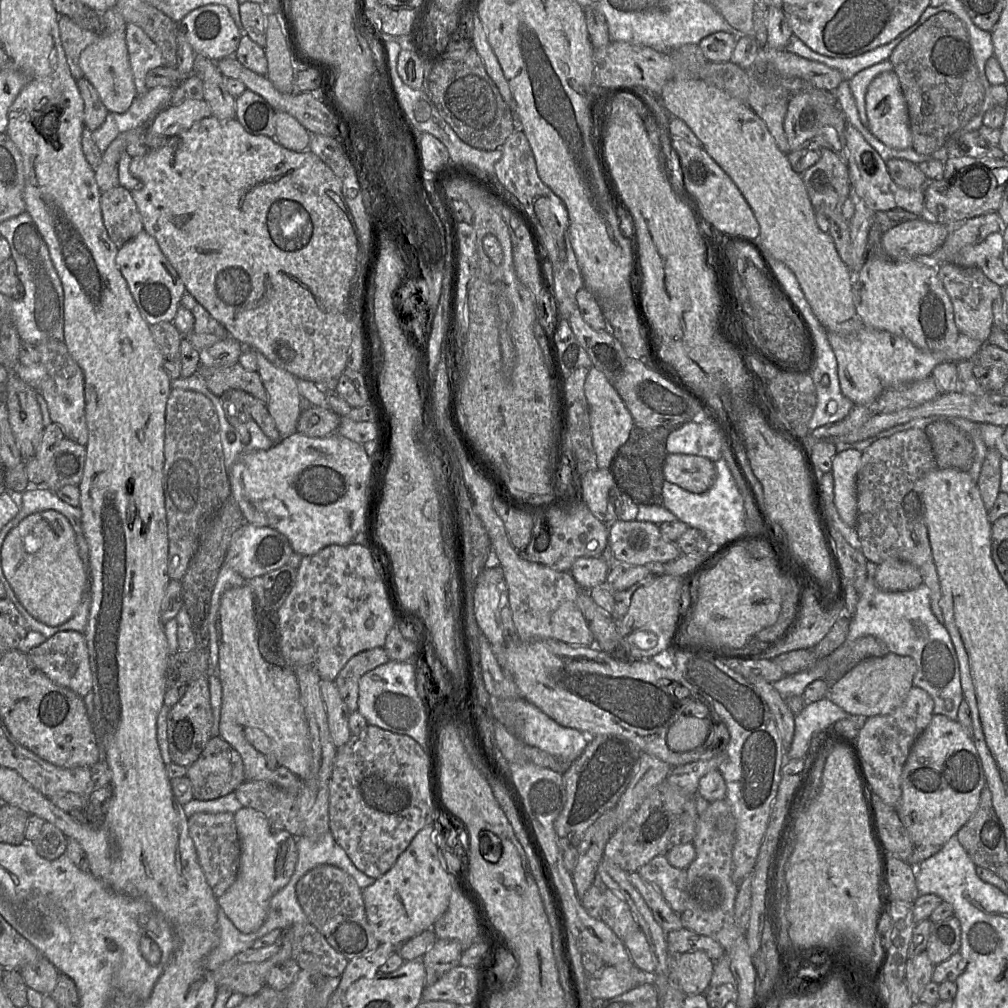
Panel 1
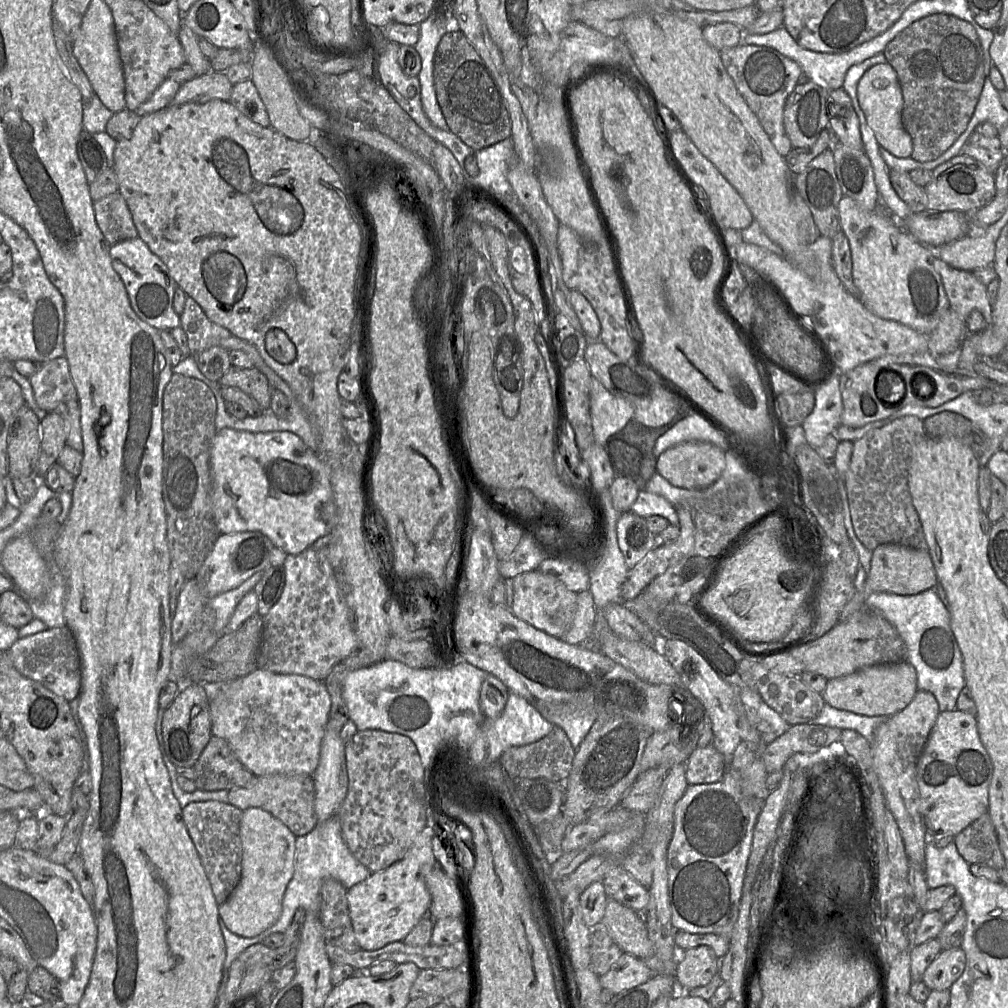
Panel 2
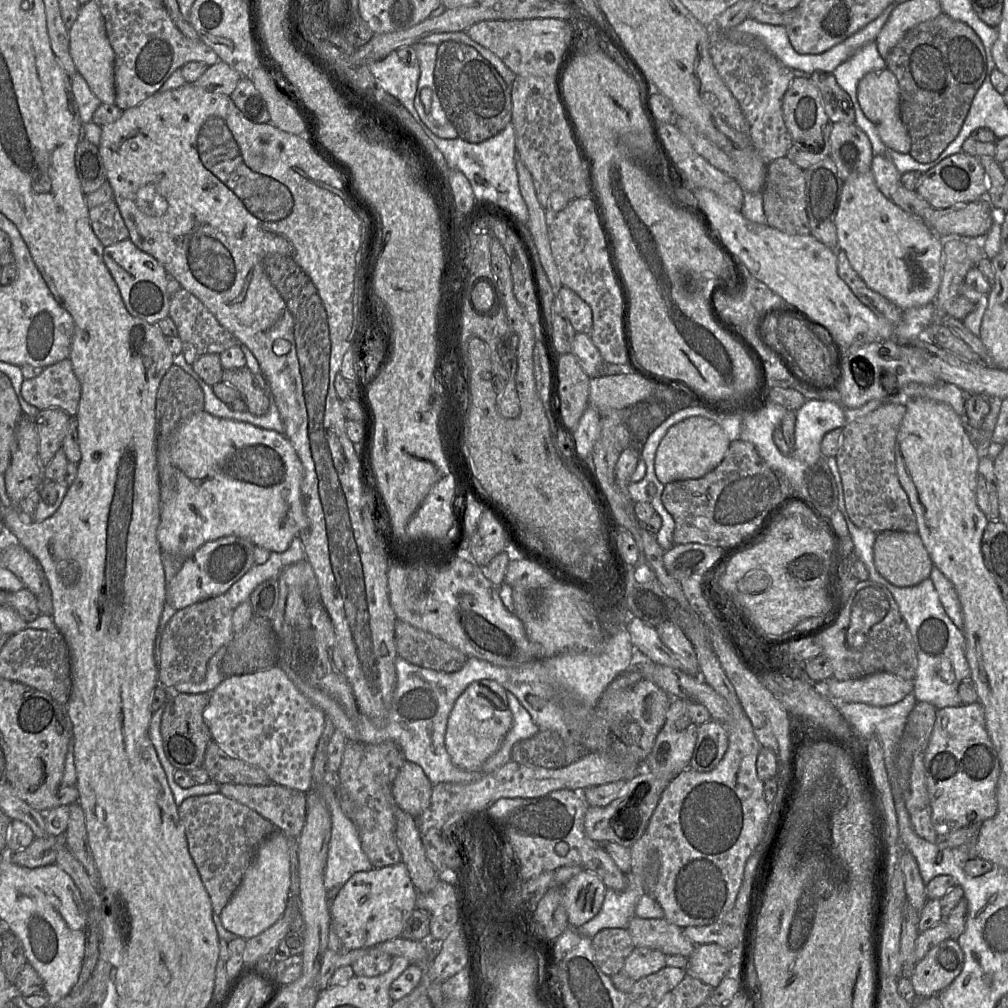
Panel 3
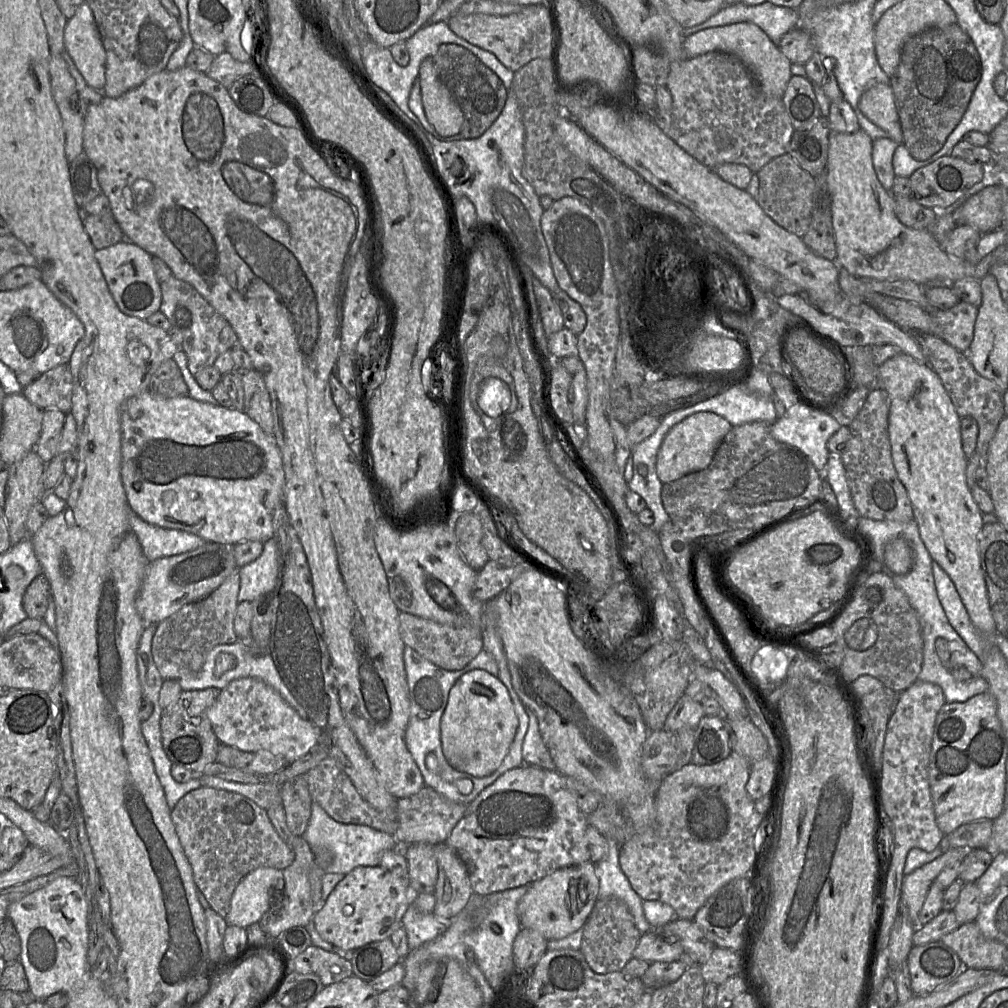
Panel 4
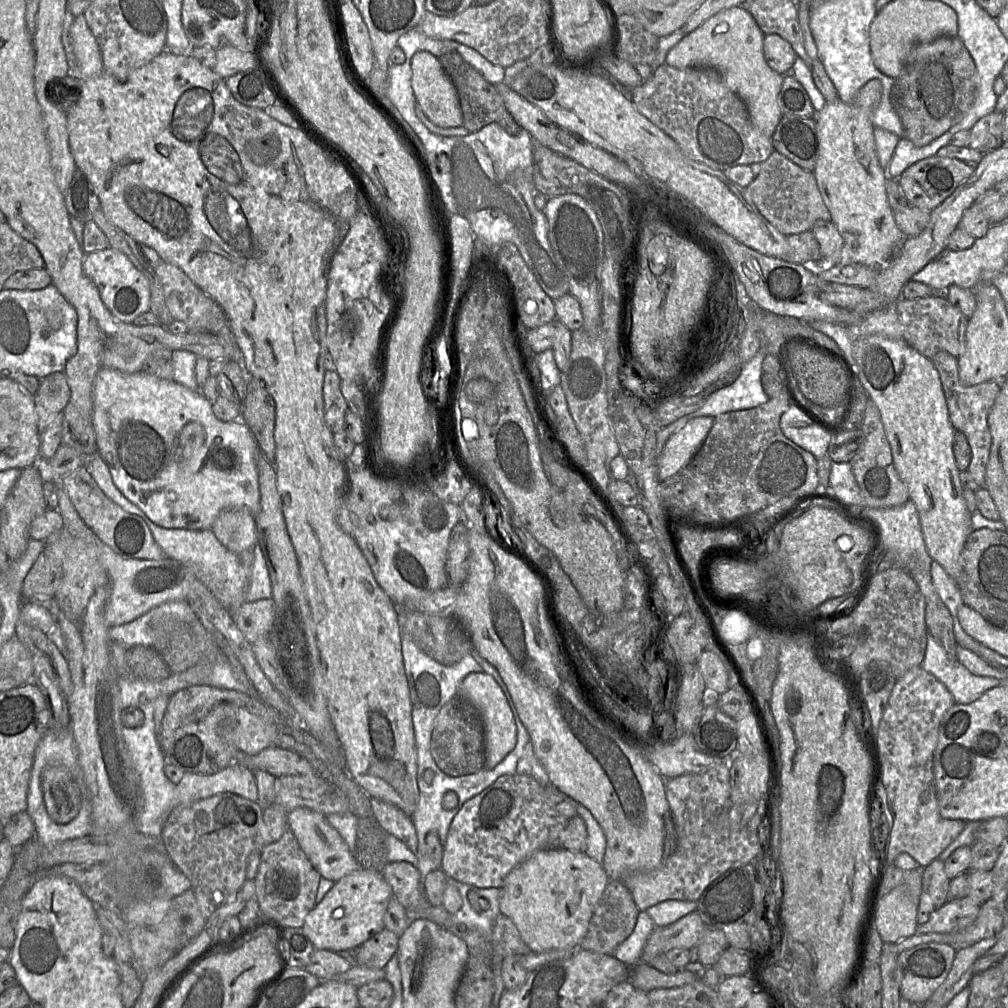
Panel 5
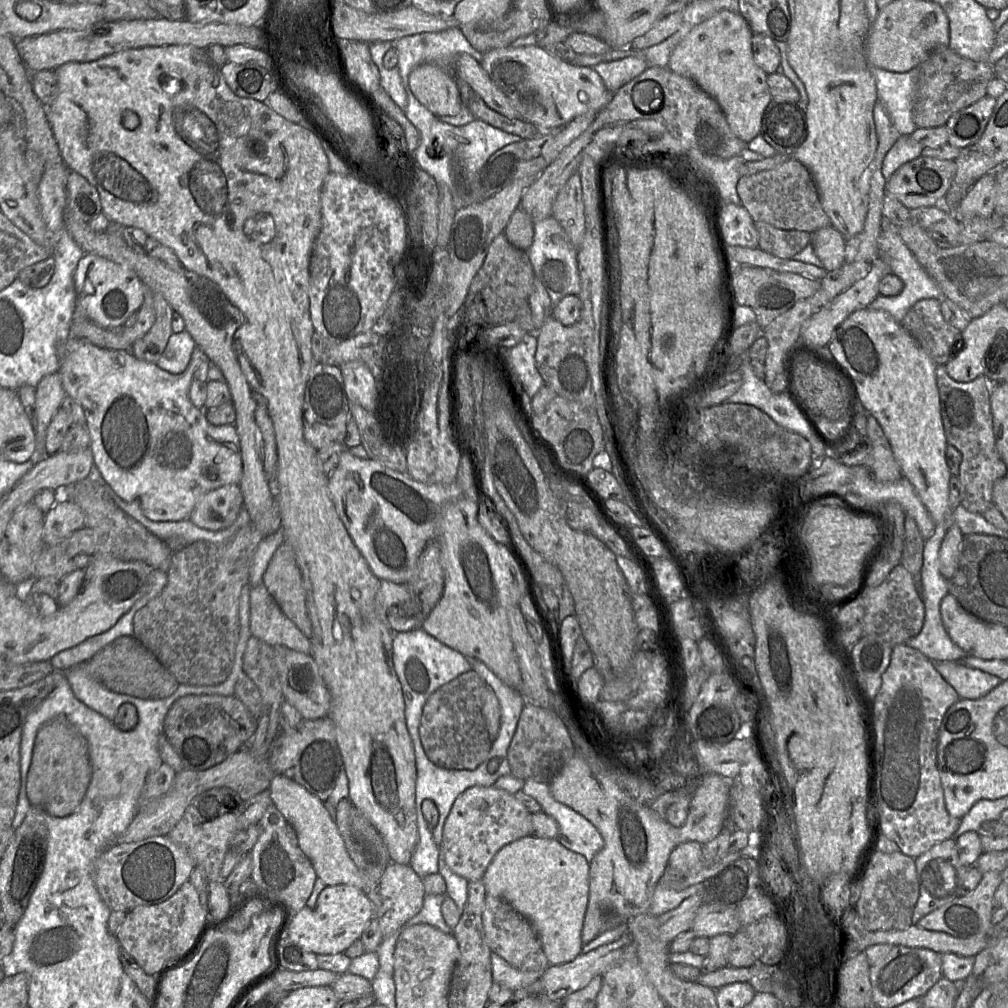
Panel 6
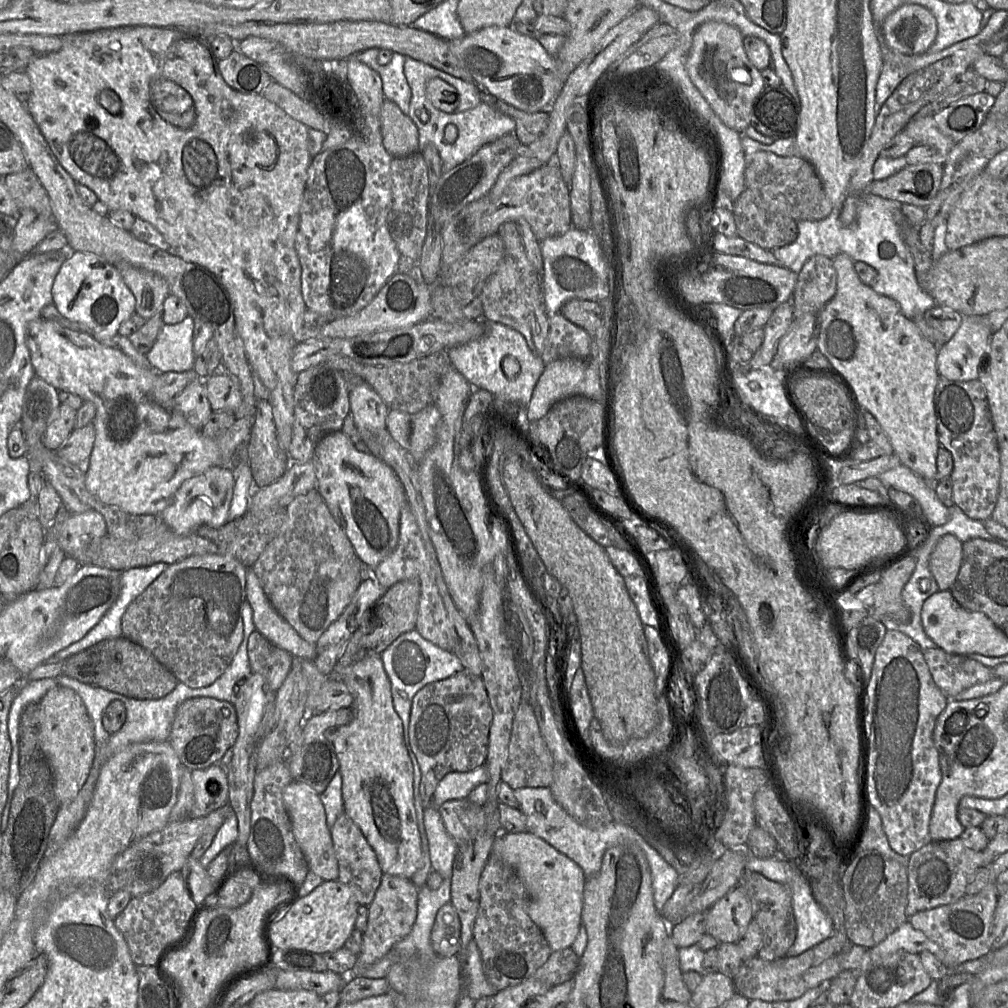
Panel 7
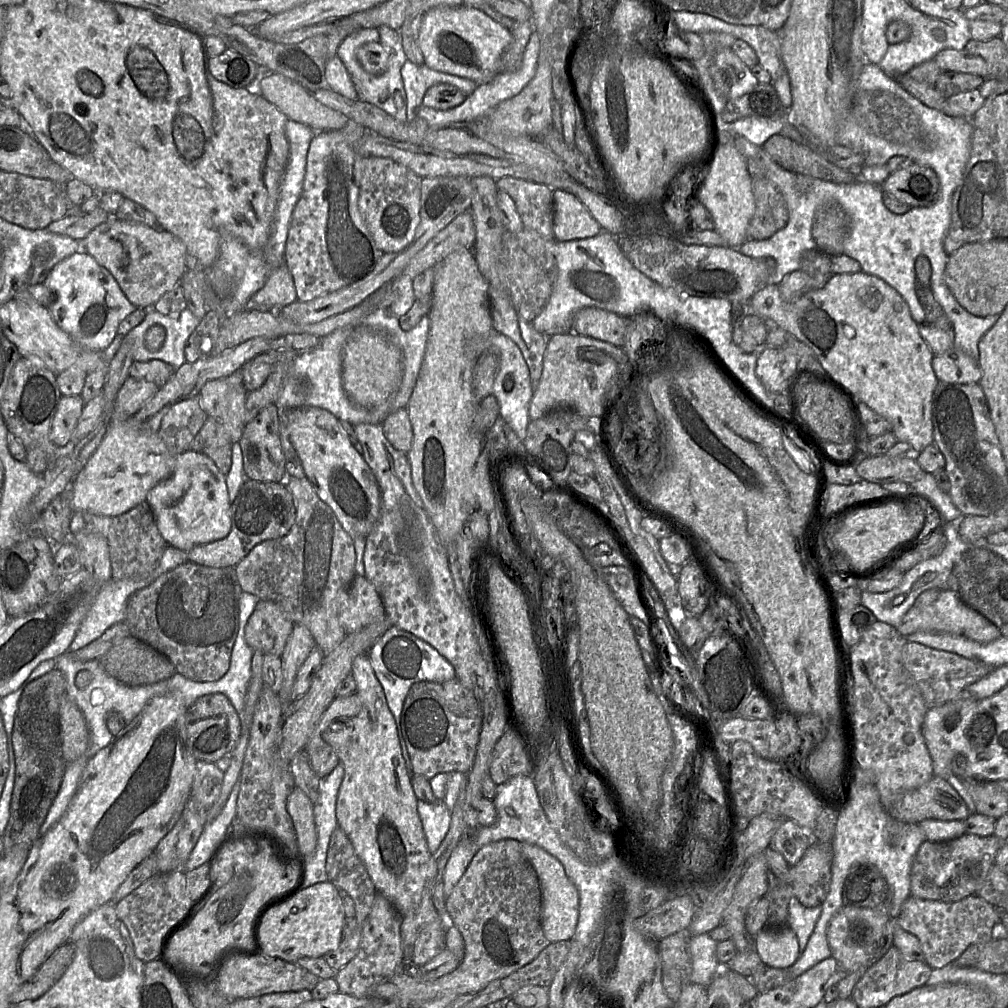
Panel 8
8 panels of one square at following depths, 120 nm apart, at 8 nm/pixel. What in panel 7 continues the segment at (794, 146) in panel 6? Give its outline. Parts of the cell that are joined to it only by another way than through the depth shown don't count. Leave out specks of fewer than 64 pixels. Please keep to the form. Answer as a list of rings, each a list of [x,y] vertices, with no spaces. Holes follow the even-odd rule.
[[[766,86],[753,105],[750,126],[774,141],[796,135],[799,110],[782,86]]]

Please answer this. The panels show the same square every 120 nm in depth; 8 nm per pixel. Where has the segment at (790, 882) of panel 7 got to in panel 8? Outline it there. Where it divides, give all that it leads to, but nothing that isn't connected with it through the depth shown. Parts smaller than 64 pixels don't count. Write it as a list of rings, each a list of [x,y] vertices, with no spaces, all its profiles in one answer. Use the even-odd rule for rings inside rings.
[[[793,897],[789,901],[788,911],[788,926],[797,936],[801,954],[805,950],[816,922],[821,915],[822,906],[807,908],[796,897]]]

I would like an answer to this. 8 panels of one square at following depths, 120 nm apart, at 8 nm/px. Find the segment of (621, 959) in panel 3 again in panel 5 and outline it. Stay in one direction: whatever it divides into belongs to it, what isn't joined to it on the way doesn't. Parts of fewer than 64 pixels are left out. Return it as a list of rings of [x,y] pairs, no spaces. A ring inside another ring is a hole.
[[[609,880],[601,895],[587,931],[580,942],[580,949],[595,953],[610,953],[621,945],[633,932],[640,909],[637,907],[629,889],[619,880]]]

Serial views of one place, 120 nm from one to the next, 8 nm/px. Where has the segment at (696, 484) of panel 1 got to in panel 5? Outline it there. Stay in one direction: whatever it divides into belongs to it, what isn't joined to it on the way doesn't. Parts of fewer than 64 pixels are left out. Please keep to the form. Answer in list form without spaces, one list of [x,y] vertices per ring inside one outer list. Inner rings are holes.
[[[701,416],[689,421],[667,440],[658,459],[658,479],[664,481],[680,471],[700,450],[715,417]]]

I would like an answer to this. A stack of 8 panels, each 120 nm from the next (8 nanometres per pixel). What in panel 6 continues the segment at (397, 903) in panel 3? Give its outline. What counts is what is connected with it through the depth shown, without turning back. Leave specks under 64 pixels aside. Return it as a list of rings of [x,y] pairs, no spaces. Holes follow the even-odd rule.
[[[347,884],[327,885],[316,905],[306,905],[295,913],[286,930],[290,938],[306,951],[317,955],[345,953],[353,942],[361,938],[373,917],[373,904],[362,890]]]

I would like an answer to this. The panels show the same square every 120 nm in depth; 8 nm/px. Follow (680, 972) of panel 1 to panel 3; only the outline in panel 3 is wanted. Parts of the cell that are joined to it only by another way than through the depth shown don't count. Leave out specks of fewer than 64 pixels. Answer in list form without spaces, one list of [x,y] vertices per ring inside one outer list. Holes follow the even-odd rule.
[[[718,944],[696,946],[689,957],[686,973],[711,987],[718,986],[730,972],[730,953]]]

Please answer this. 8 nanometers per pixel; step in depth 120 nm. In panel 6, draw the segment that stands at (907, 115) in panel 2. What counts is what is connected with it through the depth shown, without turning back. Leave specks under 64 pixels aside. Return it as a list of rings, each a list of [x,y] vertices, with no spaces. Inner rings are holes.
[[[948,46],[935,50],[920,64],[920,78],[912,106],[916,126],[945,126],[955,112],[972,105],[987,94],[988,83],[993,77],[994,69],[988,62],[966,59]]]

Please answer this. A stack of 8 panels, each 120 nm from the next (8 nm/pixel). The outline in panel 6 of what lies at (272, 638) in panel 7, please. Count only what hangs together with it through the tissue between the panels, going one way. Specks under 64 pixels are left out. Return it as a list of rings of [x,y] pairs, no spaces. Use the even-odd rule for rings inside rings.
[[[264,584],[250,590],[250,630],[270,646],[284,646],[311,654],[311,643],[281,610]]]

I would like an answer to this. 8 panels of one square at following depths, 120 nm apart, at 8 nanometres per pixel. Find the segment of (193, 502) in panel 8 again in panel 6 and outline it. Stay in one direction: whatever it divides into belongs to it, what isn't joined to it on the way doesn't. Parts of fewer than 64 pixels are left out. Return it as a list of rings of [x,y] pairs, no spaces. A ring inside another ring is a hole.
[[[224,485],[203,495],[188,520],[206,530],[224,530],[235,522],[243,506],[240,486]]]

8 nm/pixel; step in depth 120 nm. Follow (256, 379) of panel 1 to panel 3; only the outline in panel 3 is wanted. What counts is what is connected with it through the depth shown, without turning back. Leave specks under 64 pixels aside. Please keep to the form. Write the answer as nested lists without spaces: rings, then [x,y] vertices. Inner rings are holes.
[[[245,366],[223,370],[222,381],[234,387],[246,403],[247,411],[256,416],[264,415],[270,406],[270,395],[263,390],[253,373]]]

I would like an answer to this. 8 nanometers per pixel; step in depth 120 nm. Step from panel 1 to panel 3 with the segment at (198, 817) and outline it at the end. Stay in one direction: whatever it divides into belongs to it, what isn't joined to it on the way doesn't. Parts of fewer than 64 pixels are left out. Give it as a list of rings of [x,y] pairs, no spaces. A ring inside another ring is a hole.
[[[215,793],[186,798],[177,808],[189,853],[209,894],[213,911],[221,915],[240,885],[260,844],[276,829],[249,807]]]

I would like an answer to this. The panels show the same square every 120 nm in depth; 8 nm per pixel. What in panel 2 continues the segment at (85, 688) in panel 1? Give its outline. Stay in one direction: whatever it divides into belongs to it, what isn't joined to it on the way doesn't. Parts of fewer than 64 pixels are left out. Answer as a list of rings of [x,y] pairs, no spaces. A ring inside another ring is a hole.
[[[66,626],[18,638],[7,650],[15,669],[68,702],[78,697],[81,688],[81,660],[73,633]]]

